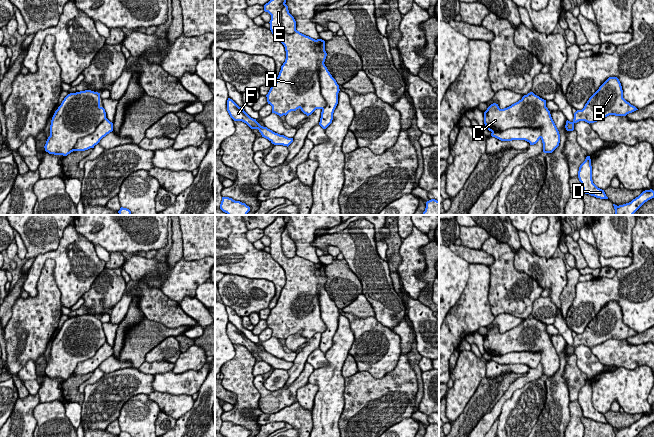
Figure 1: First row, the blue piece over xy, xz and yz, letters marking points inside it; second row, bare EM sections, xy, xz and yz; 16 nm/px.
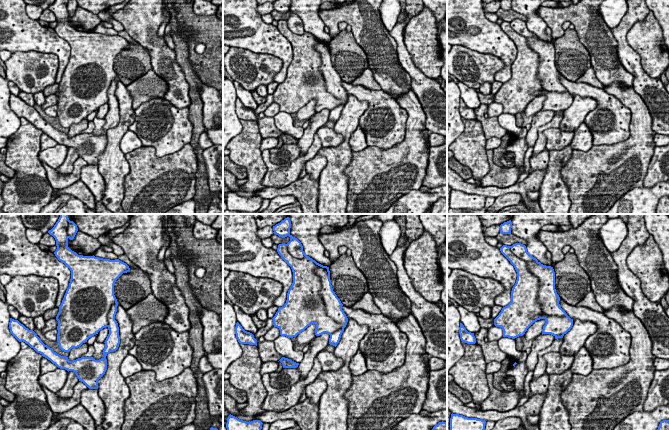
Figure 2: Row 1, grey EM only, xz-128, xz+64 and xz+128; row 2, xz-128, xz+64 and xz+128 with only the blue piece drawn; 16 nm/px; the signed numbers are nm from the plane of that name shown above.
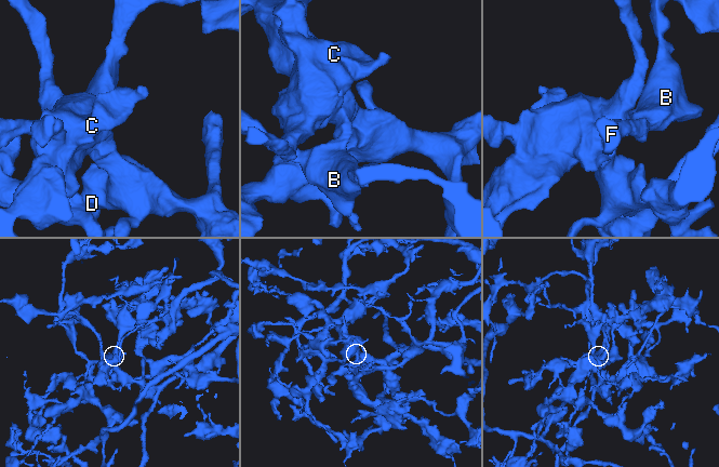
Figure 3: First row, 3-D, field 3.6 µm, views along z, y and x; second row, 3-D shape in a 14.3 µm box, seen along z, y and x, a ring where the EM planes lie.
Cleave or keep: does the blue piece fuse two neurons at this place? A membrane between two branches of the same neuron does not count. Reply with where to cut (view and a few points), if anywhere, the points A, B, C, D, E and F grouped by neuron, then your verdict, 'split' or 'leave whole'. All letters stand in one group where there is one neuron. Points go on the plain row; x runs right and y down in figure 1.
no cut | A B C D E F | leave whole

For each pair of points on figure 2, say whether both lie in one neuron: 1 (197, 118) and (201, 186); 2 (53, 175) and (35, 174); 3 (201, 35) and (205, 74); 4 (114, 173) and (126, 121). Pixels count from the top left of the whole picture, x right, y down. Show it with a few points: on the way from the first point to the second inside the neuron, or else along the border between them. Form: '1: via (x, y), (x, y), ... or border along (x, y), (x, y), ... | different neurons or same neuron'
1: via (195, 135), (195, 145), (200, 157), (201, 169) | same neuron
2: border along (41, 162), (46, 178), (53, 189) | different neurons
3: via (209, 45), (209, 62), (207, 64) | same neuron
4: via (114, 160), (114, 136), (116, 134) | same neuron

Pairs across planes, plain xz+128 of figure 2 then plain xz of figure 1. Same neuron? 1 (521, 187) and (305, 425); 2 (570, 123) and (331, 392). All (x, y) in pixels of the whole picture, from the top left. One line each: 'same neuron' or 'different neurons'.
1: same neuron
2: same neuron

